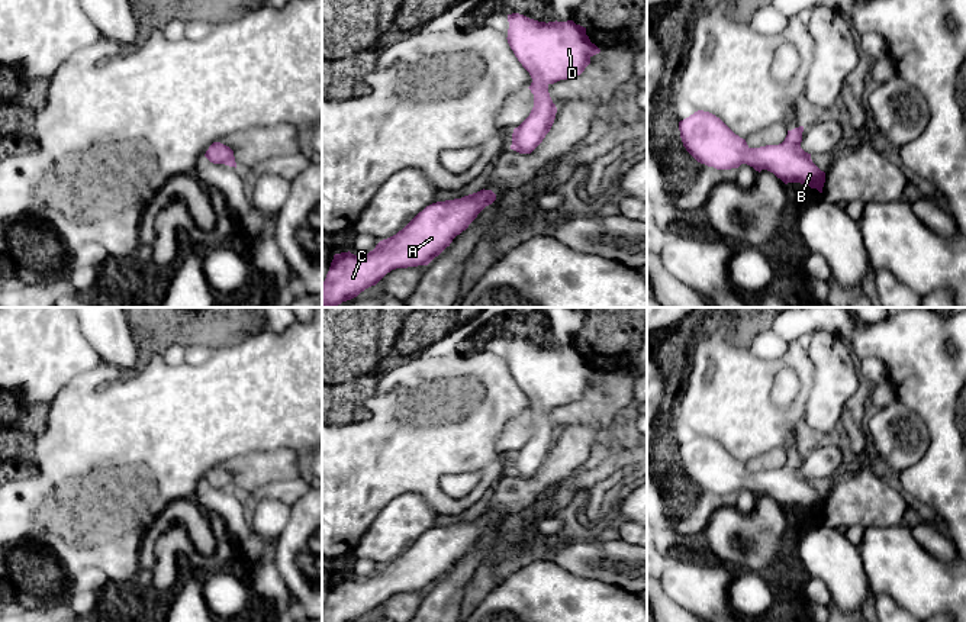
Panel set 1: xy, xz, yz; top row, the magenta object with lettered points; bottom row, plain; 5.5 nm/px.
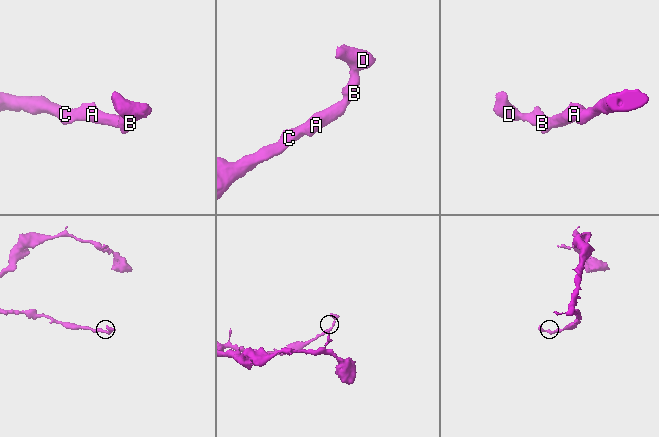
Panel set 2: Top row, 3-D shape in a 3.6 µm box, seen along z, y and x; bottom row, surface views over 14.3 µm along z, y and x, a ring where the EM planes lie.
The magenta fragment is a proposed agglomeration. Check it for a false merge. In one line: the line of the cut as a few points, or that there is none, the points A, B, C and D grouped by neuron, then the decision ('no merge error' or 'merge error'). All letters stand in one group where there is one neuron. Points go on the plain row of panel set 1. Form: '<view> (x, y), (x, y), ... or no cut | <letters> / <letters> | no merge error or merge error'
no cut | A B C D | no merge error

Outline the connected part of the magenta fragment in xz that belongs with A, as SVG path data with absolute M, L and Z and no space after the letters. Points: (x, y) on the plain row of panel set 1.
M483 513L461 523L432 528L368 579L335 579L322 608L322 622L357 622L392 594L428 590L495 525L496 519Z

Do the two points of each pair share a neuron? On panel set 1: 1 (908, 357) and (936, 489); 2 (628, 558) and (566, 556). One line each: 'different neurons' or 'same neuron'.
1: same neuron
2: same neuron

